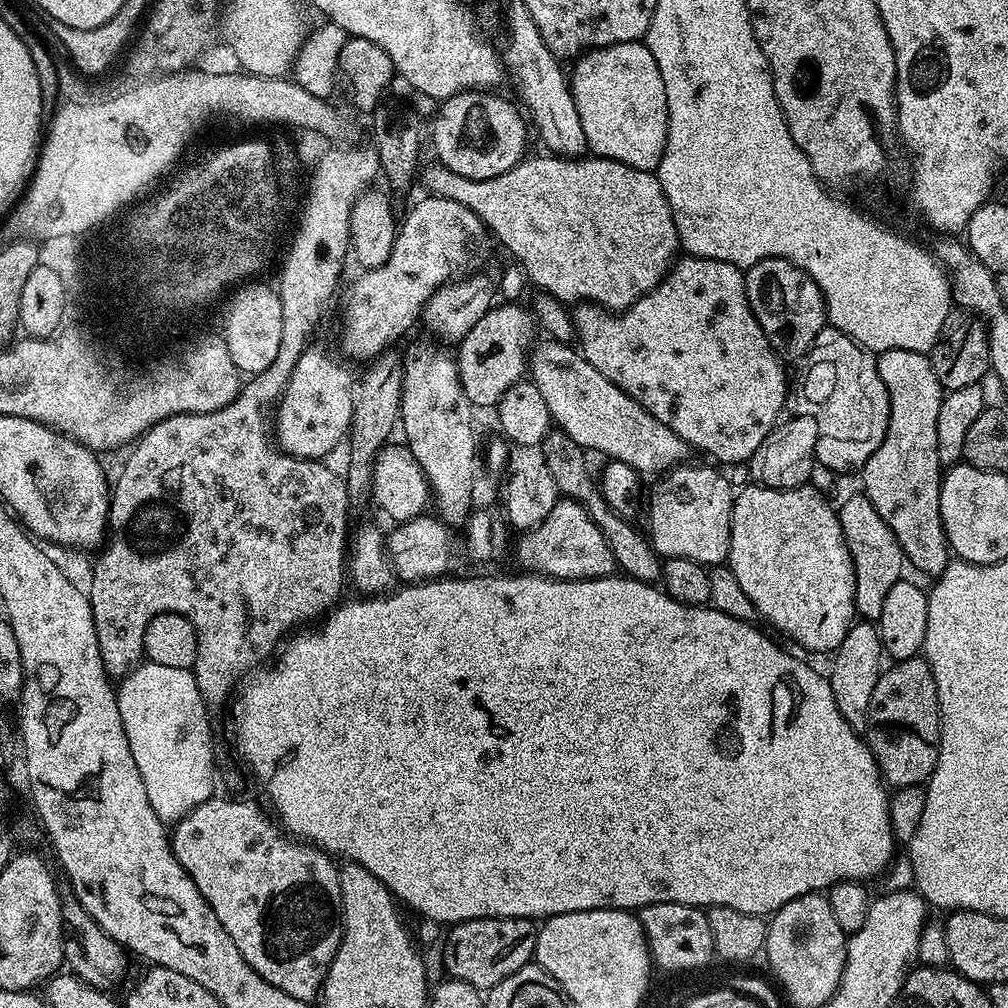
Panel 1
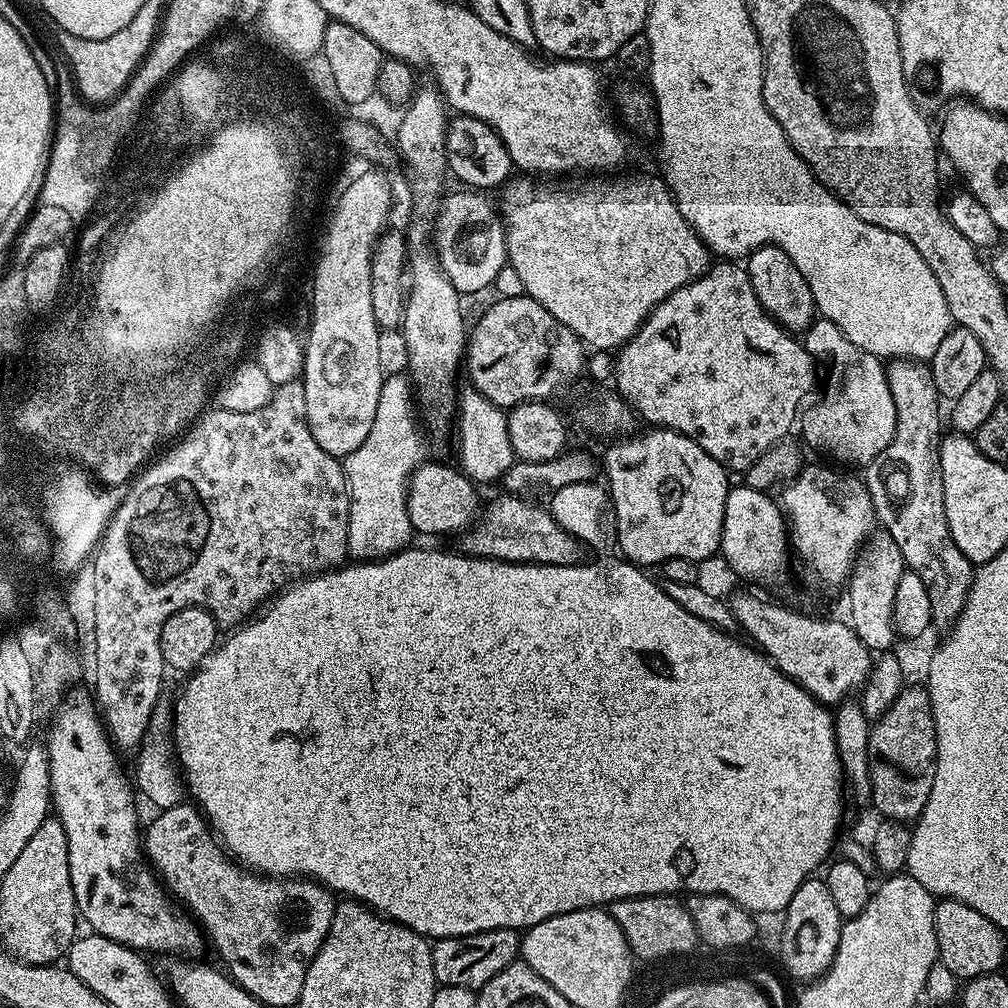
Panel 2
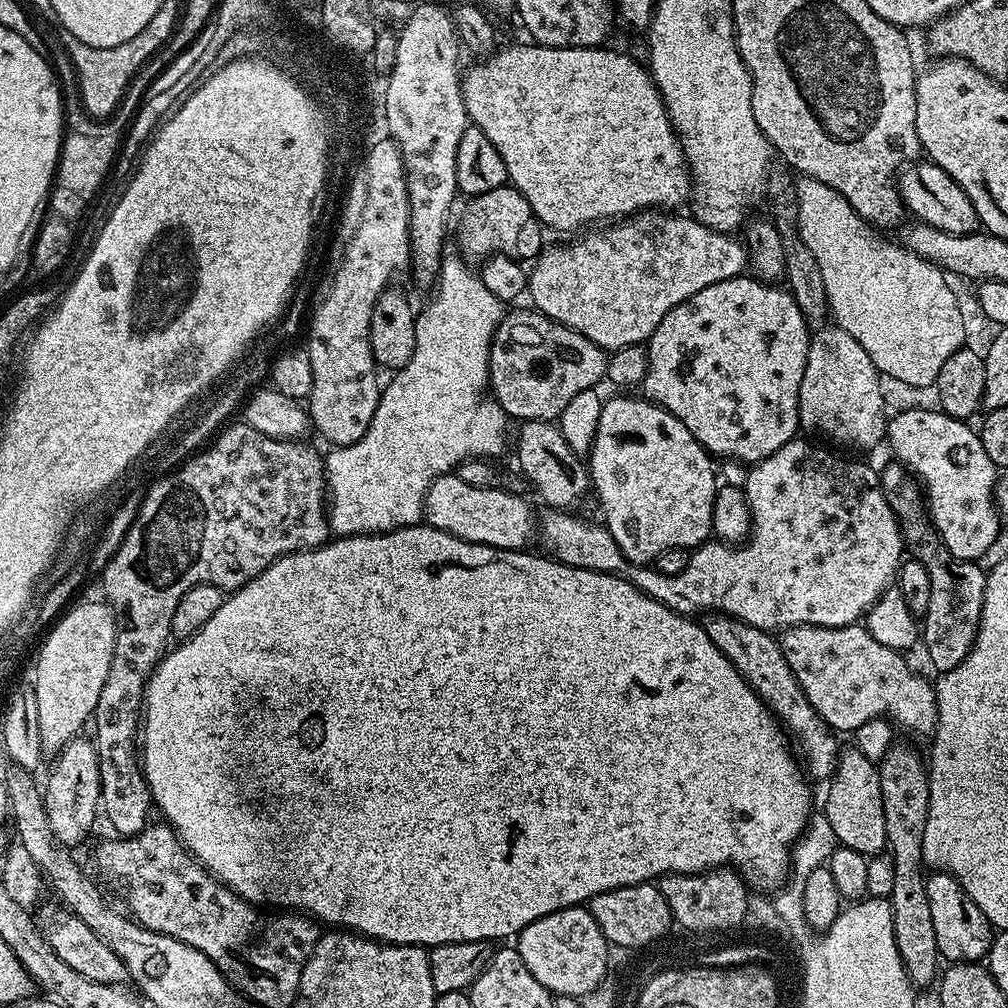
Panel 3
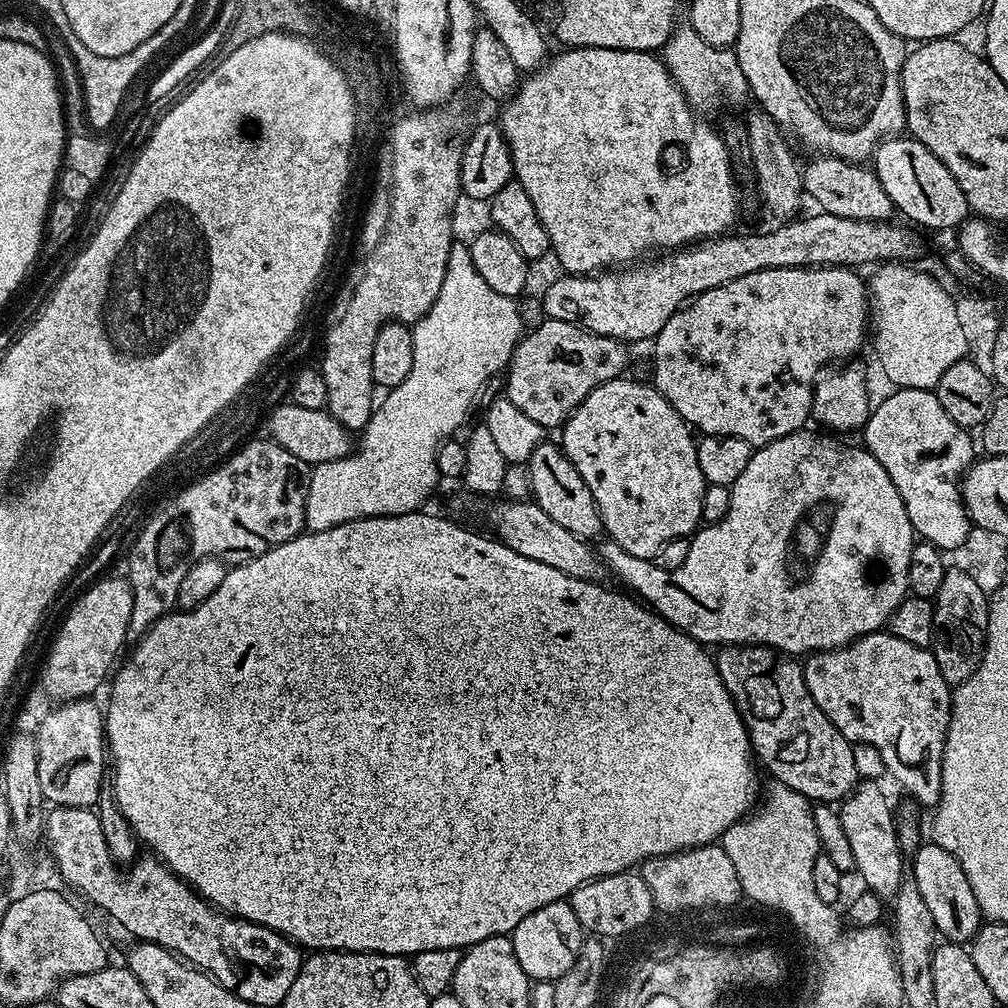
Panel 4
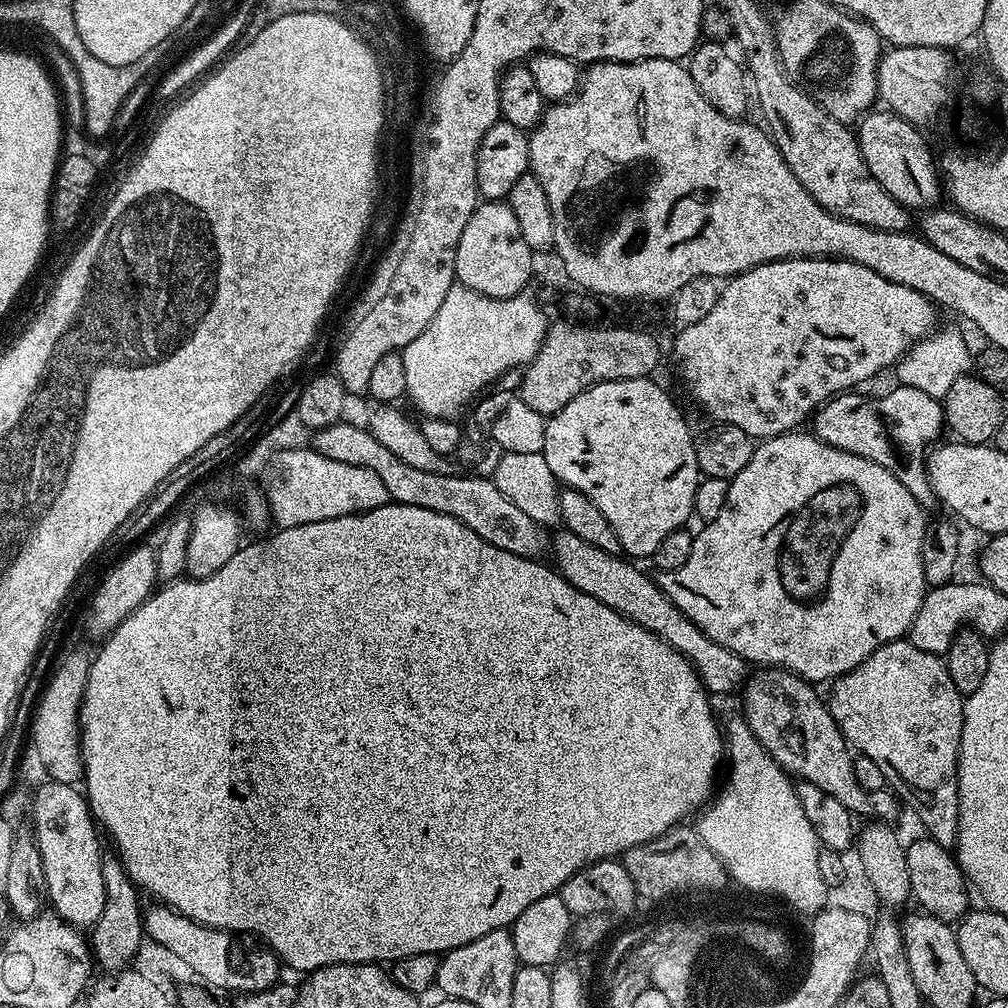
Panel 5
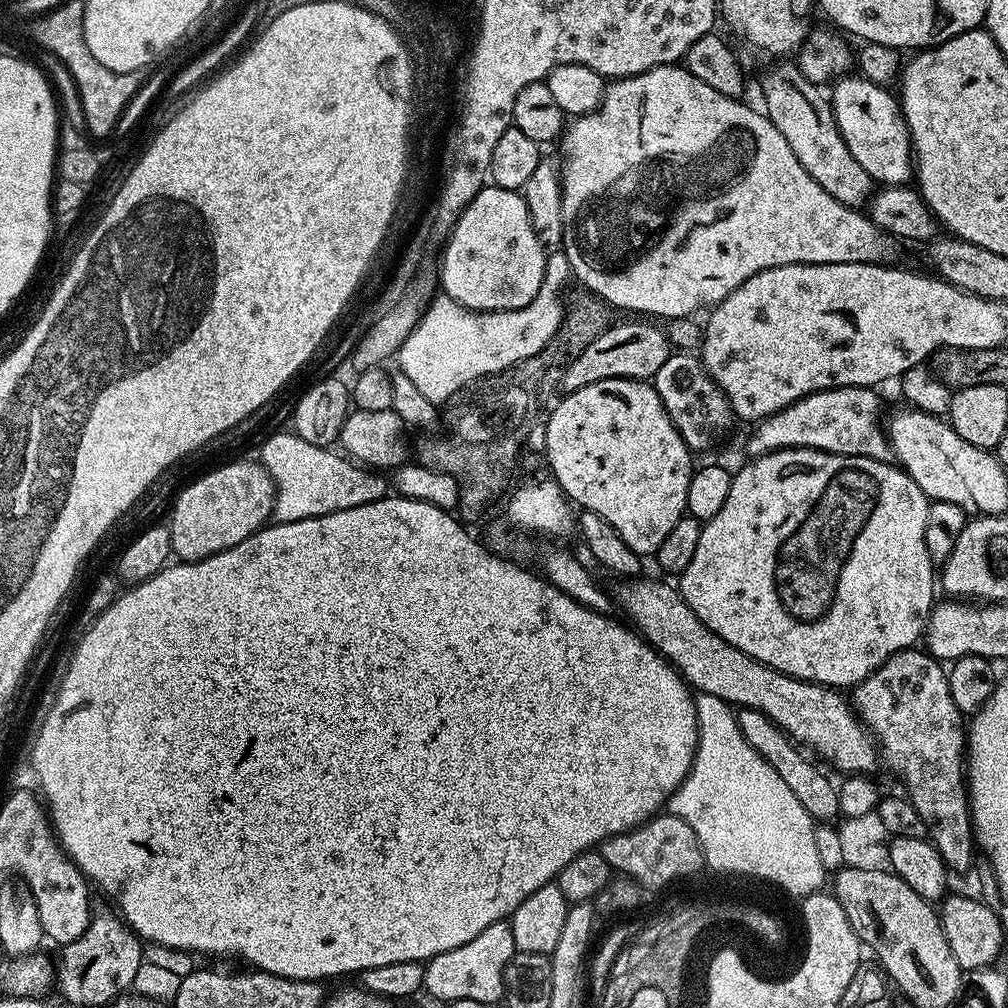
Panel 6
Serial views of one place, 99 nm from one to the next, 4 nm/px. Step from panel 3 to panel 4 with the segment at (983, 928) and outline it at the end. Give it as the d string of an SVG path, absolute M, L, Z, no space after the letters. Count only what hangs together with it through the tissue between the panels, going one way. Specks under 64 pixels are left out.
M924 842L911 860L910 878L918 886L926 907L930 909L930 915L934 917L937 933L945 941L967 945L976 937L982 917L978 898L974 898L974 890L970 890L970 881L966 878L966 873L962 871L962 866L958 866L958 858L954 858L950 850L942 850L942 846Z

